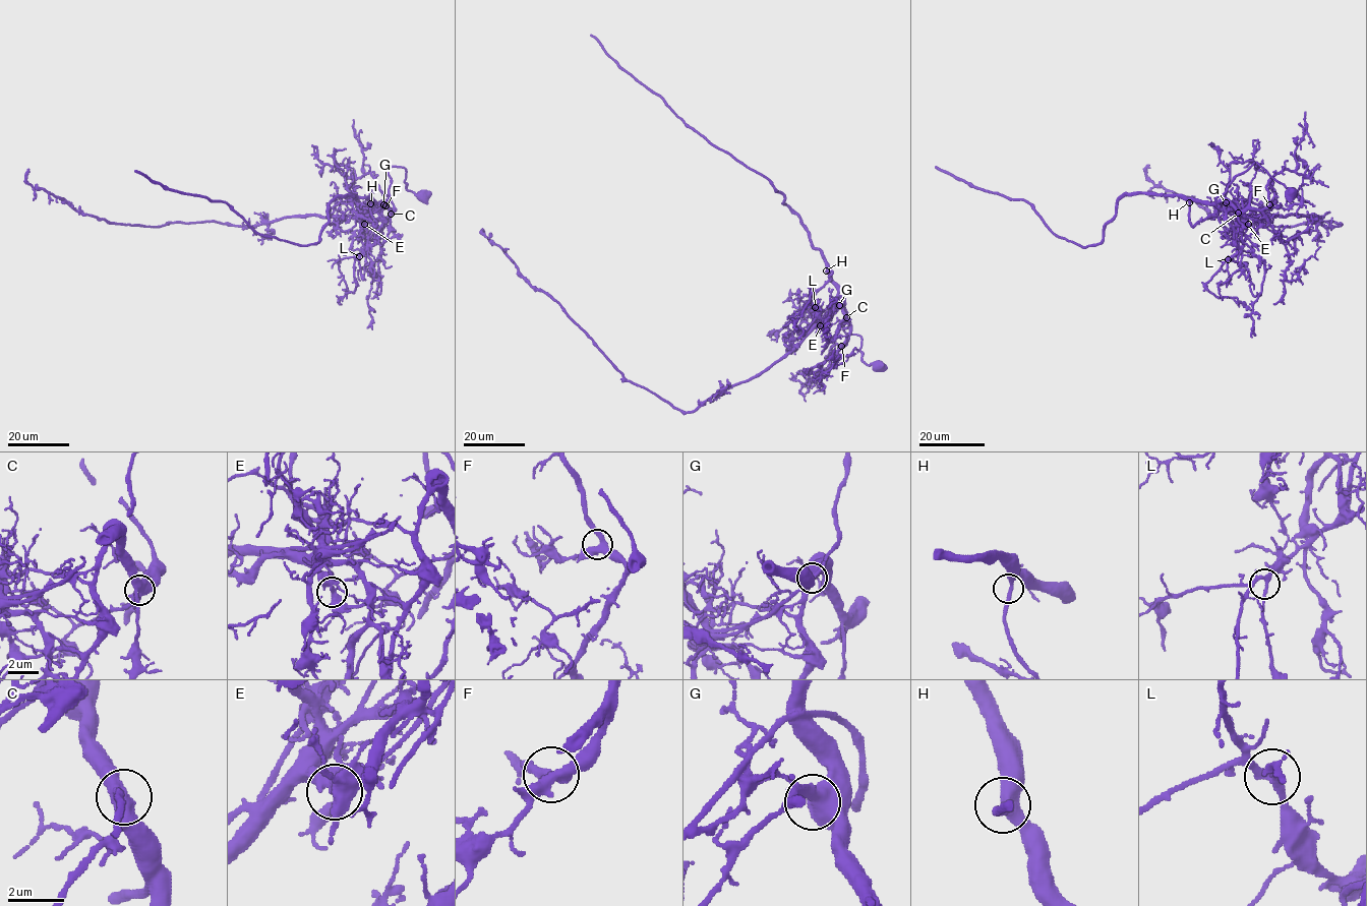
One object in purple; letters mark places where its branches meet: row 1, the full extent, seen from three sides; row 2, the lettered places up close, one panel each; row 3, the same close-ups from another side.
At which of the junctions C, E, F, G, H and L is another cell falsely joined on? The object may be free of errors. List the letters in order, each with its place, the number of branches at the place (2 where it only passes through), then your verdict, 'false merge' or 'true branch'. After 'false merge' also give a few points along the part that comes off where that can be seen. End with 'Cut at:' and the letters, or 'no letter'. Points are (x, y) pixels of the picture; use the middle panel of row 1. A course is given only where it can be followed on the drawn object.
C: at (846, 317); 3 branches meet; true branch
E: at (820, 325); 2 branches meet; false merge; foreign part runs (820, 326), (758, 374), (681, 411), (628, 381), (484, 235)
F: at (841, 346); 3 branches meet; true branch
G: at (839, 305); 2 branches meet; true branch
H: at (826, 270); 2 branches meet; true branch
L: at (815, 307); 3 branches meet; true branch
Cut at: E

